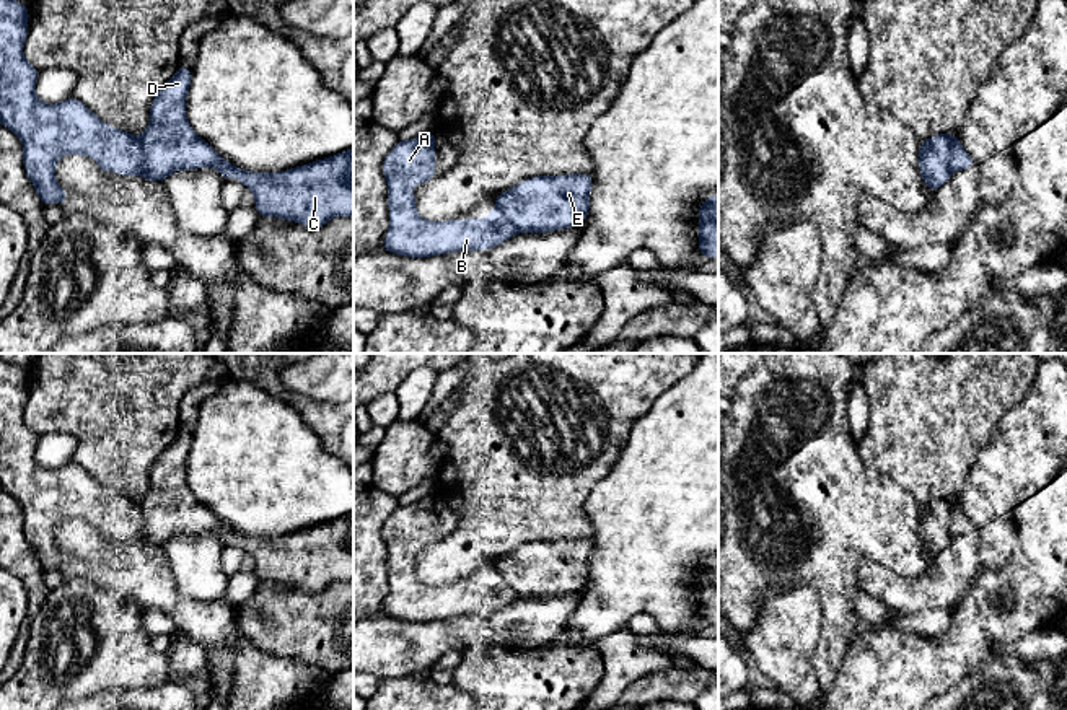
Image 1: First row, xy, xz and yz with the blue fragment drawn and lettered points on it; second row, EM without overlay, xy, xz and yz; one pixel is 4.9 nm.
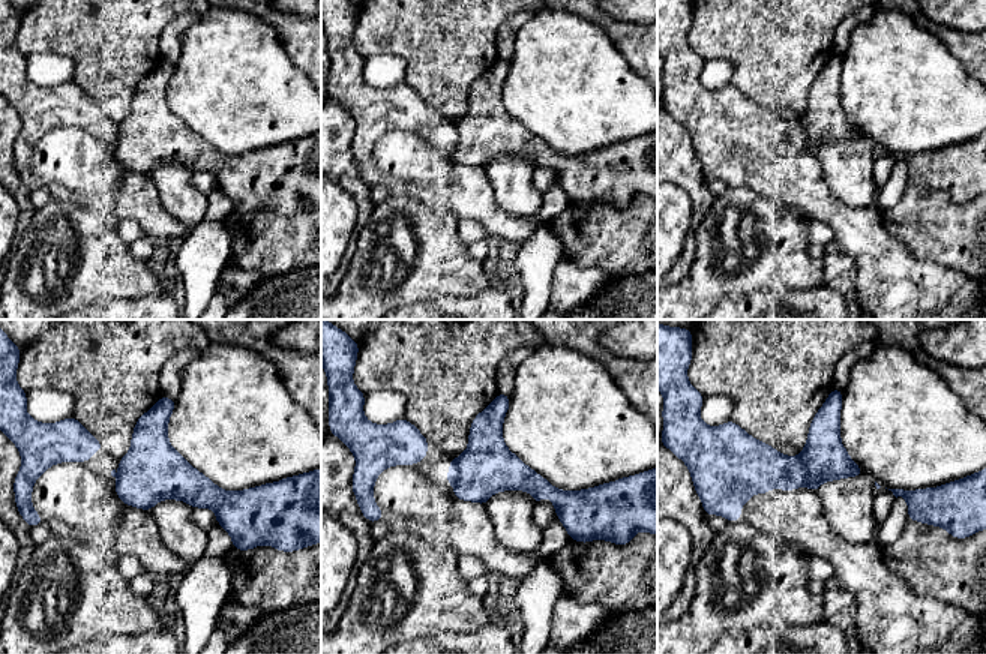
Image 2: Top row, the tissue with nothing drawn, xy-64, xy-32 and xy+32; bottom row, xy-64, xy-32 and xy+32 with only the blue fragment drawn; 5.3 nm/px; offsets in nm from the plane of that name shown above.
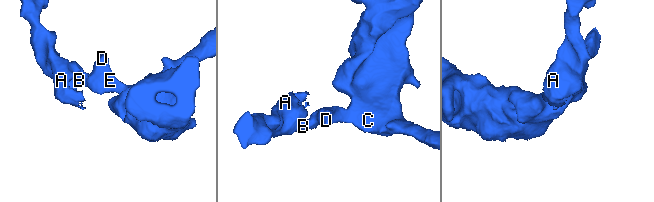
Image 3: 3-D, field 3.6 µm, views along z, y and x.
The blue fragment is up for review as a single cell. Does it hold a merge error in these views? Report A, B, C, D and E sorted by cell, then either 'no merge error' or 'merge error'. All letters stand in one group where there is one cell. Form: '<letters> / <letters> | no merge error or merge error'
A B / C D E | merge error

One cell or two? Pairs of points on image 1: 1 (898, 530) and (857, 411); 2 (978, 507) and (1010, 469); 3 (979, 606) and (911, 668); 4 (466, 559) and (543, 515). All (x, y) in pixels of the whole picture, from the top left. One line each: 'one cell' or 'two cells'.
1: two cells
2: one cell
3: one cell
4: one cell

